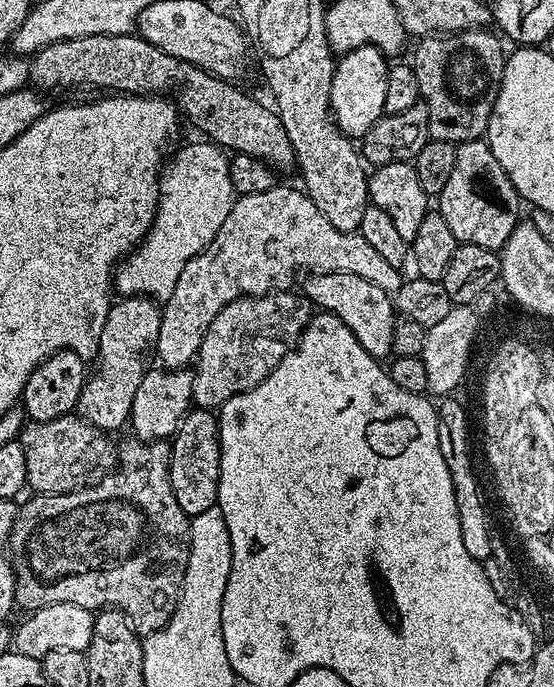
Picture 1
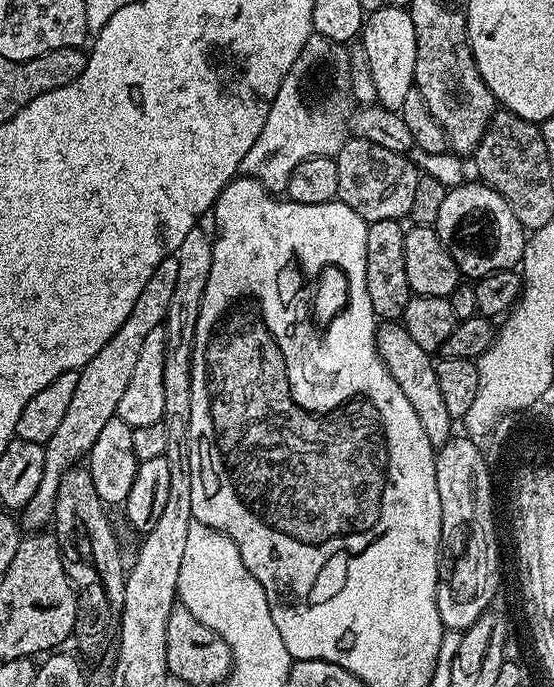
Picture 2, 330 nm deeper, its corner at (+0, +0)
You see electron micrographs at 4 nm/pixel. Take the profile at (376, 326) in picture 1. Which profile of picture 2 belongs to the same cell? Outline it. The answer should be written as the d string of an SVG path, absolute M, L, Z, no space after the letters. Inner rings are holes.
M384 322L377 327L376 349L390 378L398 382L410 406L414 406L414 414L418 414L418 422L422 422L422 430L426 430L426 438L430 438L433 449L441 448L454 434L454 417L446 410L446 402L442 399L433 353L422 350L400 322Z

